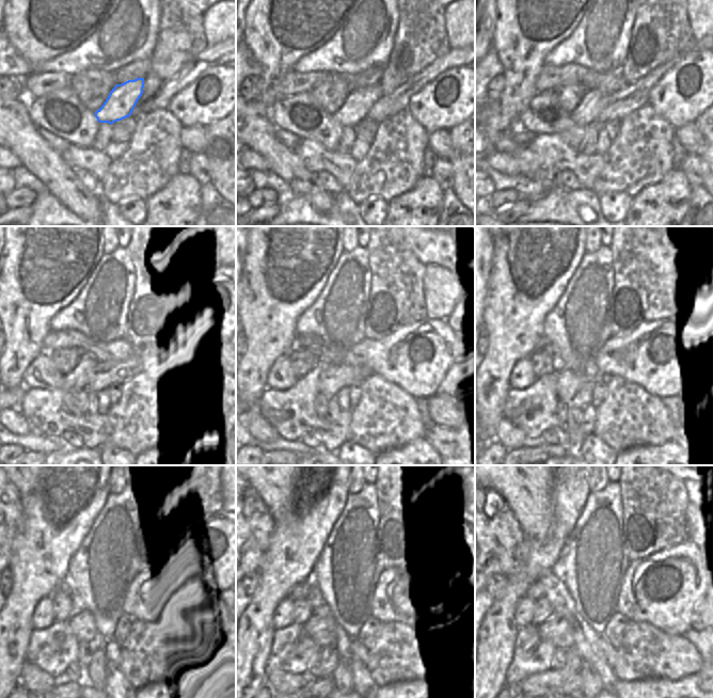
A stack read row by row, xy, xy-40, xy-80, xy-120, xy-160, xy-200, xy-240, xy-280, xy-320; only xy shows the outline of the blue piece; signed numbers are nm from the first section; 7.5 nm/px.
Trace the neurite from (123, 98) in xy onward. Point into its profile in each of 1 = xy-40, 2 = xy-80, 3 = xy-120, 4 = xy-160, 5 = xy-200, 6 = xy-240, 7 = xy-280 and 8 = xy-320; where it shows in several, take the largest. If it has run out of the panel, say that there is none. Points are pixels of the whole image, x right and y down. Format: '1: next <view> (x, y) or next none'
1: next xy-40 (359, 101)
2: next xy-80 (593, 101)
3: next xy-120 (108, 373)
4: next xy-160 (336, 377)
5: next xy-200 (569, 382)
6: next xy-240 (82, 624)
7: next xy-280 (320, 629)
8: next xy-320 (558, 630)

